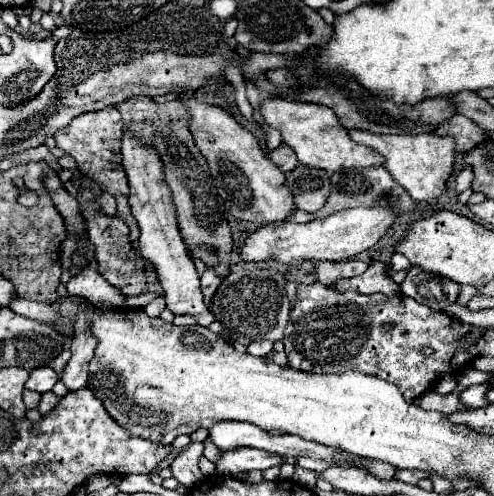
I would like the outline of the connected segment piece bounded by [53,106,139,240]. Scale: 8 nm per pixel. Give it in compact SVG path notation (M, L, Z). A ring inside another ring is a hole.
M113 106L97 110L97 112L79 114L69 122L69 126L61 128L53 138L59 150L67 152L69 156L77 160L77 166L87 180L99 184L101 190L107 190L109 194L117 198L117 218L121 218L129 226L131 230L129 238L137 240L139 226L129 212L129 204L127 204L129 184L127 184L127 174L121 166L121 114Z

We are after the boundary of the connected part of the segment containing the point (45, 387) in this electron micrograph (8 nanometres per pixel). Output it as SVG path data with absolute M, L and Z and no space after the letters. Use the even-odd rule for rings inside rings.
M41 366L41 368L31 370L31 376L29 376L25 388L35 390L35 392L49 392L57 380L59 380L59 376L51 368Z

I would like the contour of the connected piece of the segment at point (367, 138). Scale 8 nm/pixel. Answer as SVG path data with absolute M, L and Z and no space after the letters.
M349 130L349 136L367 148L373 148L379 152L385 162L383 166L389 170L389 174L395 178L399 186L403 186L415 202L437 198L445 190L445 182L453 170L453 156L455 146L453 138L437 136L437 134L417 134L417 136L393 136L393 134L373 134L367 130Z

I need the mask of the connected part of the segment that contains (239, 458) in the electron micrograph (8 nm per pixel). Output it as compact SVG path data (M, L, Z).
M231 450L229 454L221 454L221 460L217 462L217 474L219 476L235 476L241 470L267 470L271 466L281 466L283 462L295 462L297 458L287 458L279 454L271 454L265 450Z

